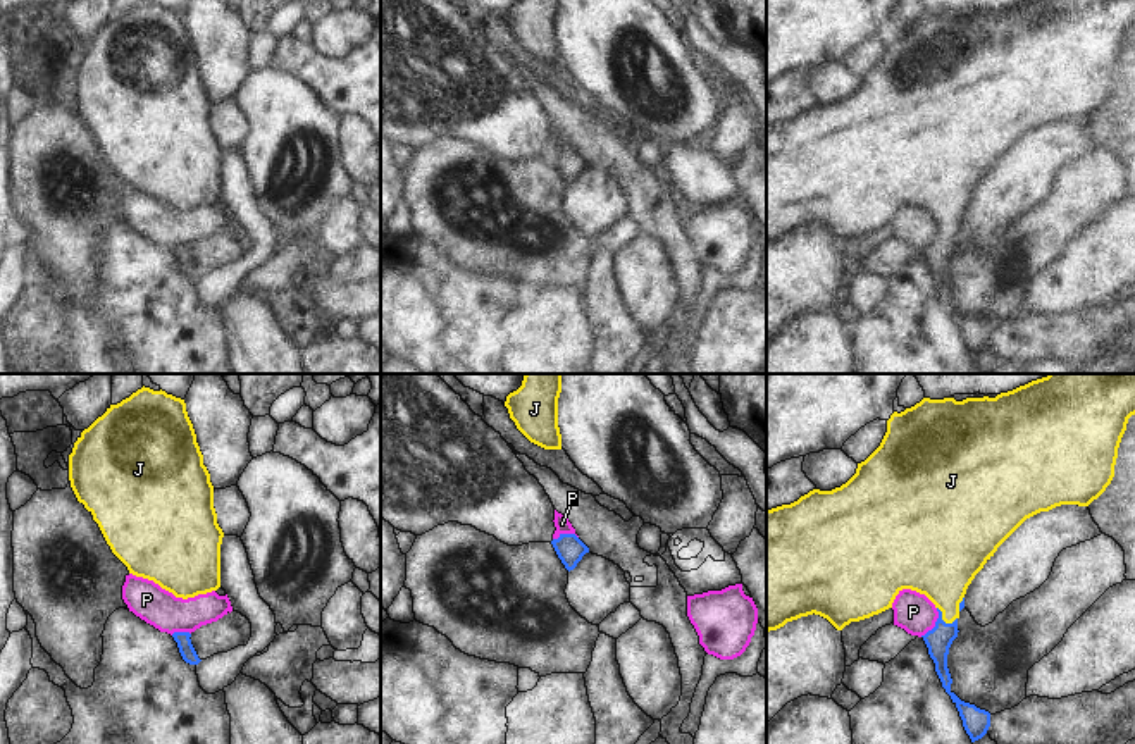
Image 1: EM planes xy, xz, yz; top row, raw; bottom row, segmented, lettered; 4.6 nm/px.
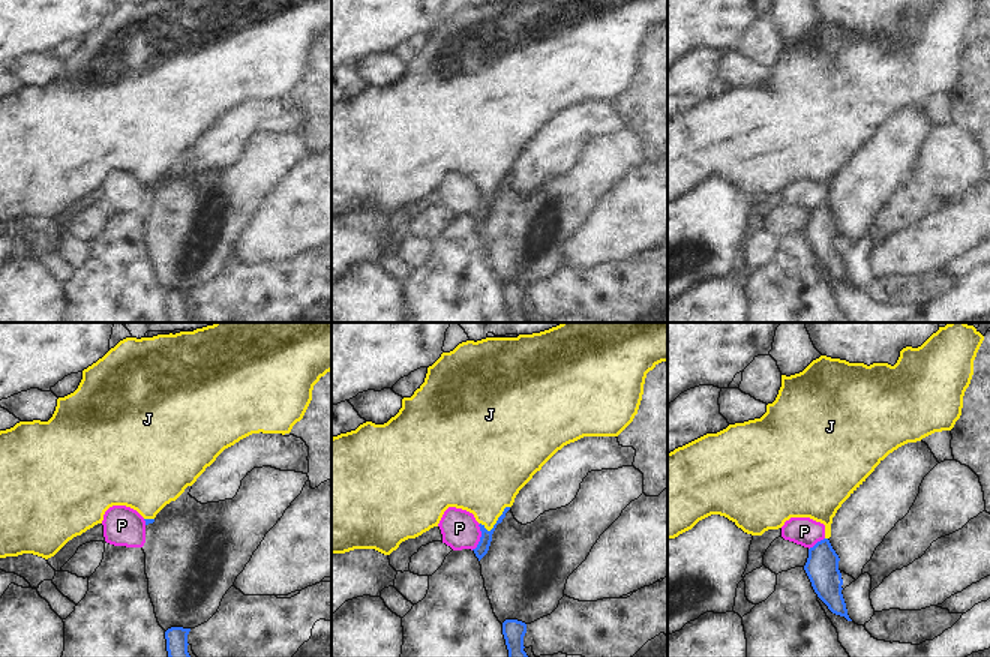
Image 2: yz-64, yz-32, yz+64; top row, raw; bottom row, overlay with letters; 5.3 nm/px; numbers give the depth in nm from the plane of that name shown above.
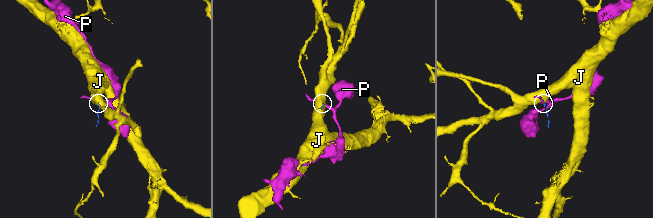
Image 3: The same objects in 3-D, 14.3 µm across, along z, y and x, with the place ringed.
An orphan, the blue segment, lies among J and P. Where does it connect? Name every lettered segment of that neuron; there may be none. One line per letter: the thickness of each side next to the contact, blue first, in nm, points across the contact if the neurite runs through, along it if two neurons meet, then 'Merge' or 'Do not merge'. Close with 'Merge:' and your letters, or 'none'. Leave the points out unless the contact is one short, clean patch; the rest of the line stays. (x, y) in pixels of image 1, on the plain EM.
J: Thickness 120 nm (blue) against 300 nm. Path across: yz (939, 254), (942, 235), (944, 193), (941, 181). Merge
P: Thickness 120 nm (blue) against 190 nm. Boundary: yz (937, 223), (934, 240), (920, 250). Do not merge
Merge: J.

